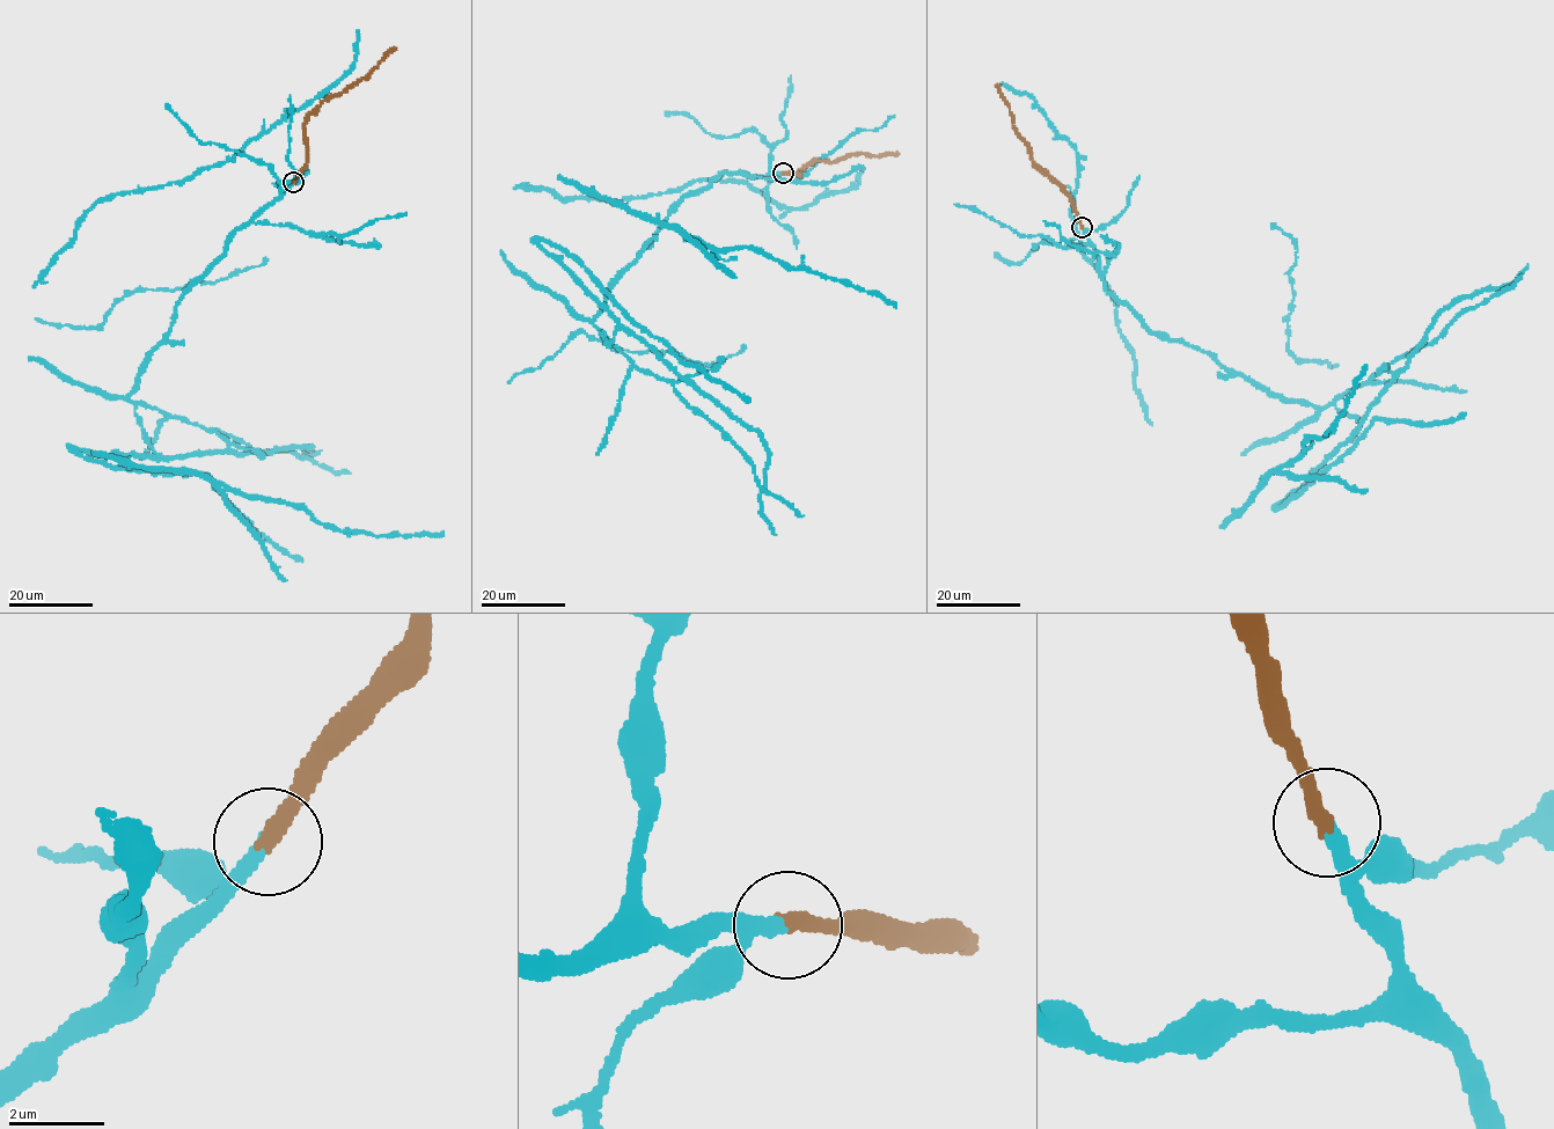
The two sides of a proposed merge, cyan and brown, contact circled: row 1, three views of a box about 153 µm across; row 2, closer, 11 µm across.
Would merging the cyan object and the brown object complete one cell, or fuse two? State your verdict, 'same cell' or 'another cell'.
same cell

